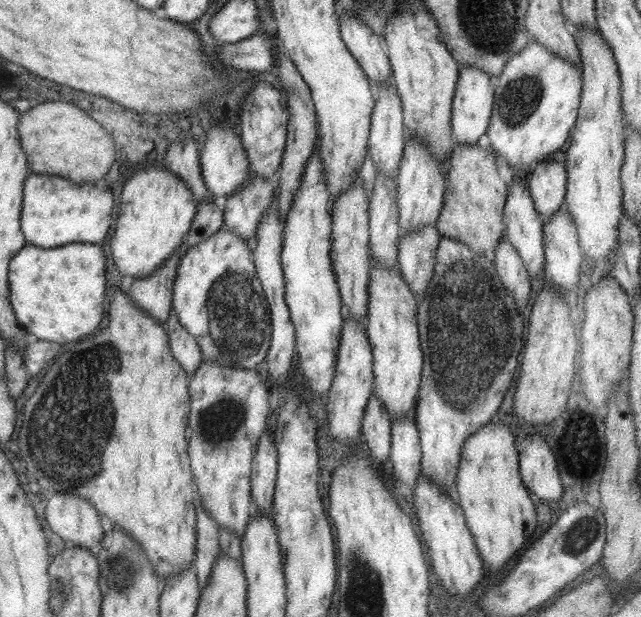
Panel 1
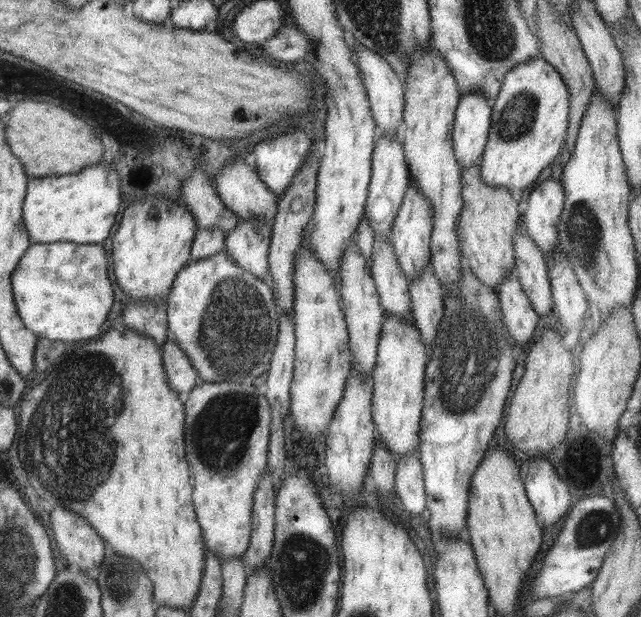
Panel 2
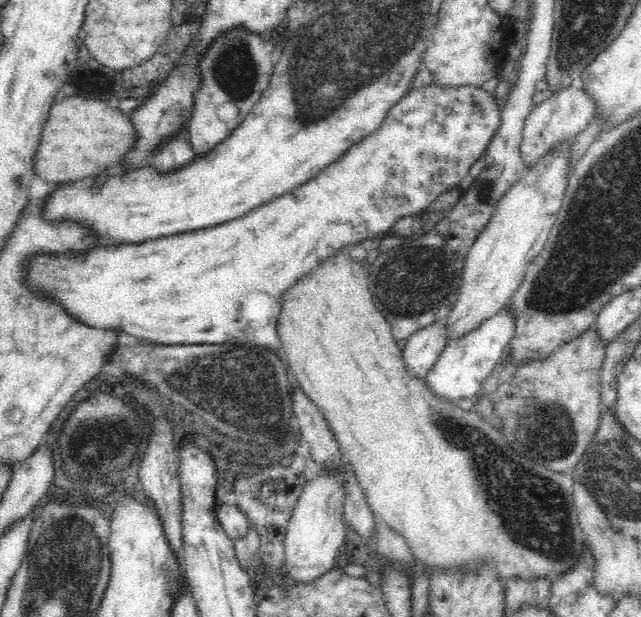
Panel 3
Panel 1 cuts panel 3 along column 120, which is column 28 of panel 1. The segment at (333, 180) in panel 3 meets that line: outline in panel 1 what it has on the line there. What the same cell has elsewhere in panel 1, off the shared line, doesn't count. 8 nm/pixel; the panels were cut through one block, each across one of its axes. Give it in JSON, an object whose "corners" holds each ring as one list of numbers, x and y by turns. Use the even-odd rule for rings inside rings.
{"corners":[[73,242,63,246,49,247,47,250,43,248,35,248,29,244,23,245,8,262,8,286,9,286,9,305,13,310,13,315,17,319,17,323,21,325,21,328,27,332,27,334,33,334,35,338,49,342,56,342,57,344,69,344,85,334,91,334,97,330,97,326,101,324,101,318,103,318,103,294,105,294,105,258,103,258,103,252,99,246,93,246,93,244]]}

